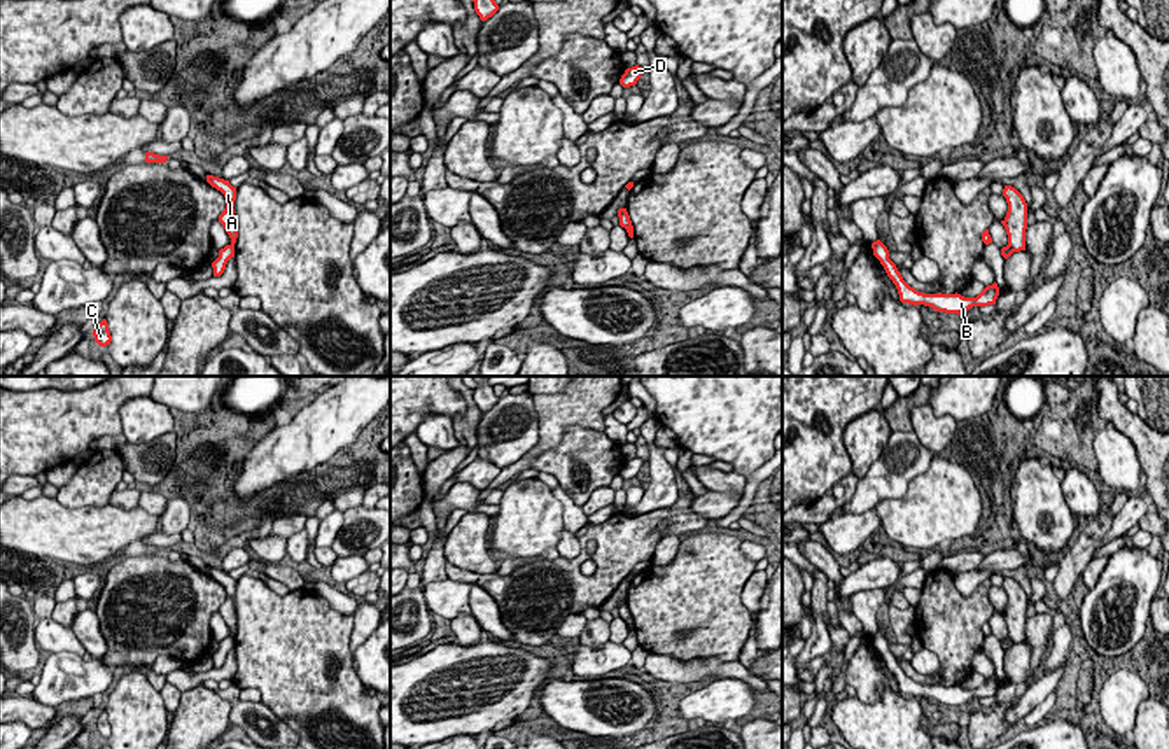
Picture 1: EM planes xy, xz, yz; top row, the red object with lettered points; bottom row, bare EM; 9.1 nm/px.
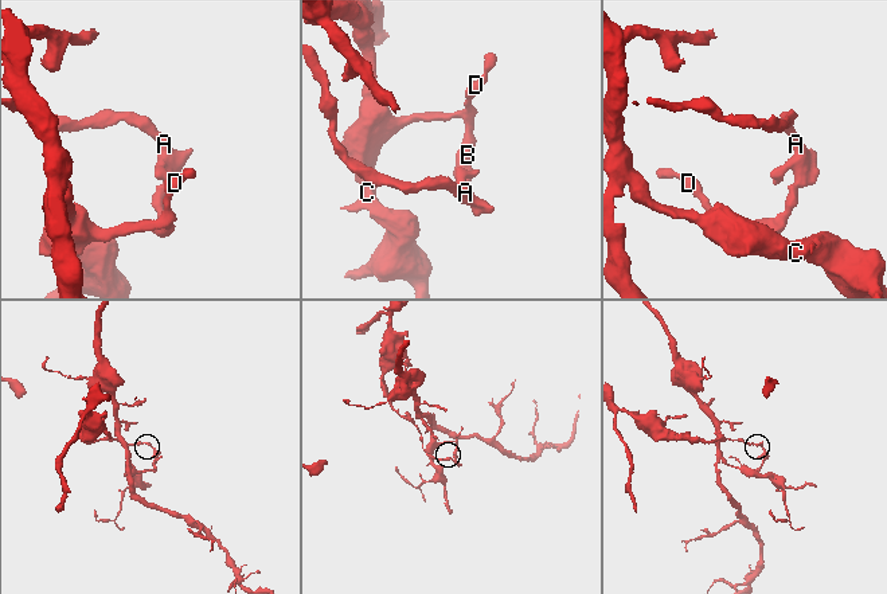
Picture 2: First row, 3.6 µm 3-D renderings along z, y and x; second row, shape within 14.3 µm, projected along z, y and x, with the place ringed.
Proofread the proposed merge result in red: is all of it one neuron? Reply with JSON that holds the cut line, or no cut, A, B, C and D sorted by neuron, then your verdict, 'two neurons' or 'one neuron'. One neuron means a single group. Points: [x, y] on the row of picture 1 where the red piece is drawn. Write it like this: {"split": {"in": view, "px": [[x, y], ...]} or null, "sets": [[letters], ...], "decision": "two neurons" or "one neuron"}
{"split": {"in": "xz", "px": [[625, 209], [618, 216]]}, "sets": [["A"], ["B", "C", "D"]], "decision": "two neurons"}

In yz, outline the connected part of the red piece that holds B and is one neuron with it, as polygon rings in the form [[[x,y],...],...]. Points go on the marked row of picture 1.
[[[877,240],[872,243],[873,256],[880,261],[884,266],[887,276],[892,280],[892,284],[898,289],[900,301],[908,303],[908,304],[924,304],[931,306],[936,312],[945,312],[945,313],[966,313],[973,306],[989,306],[996,304],[996,299],[999,296],[999,287],[994,282],[992,285],[987,285],[976,298],[964,298],[961,294],[924,294],[910,287],[901,273],[898,271],[896,264],[889,259],[889,250],[887,247]]]

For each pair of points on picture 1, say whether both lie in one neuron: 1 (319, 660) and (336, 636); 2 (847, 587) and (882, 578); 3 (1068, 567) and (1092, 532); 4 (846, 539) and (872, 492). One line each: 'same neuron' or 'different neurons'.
1: same neuron
2: same neuron
3: same neuron
4: different neurons

